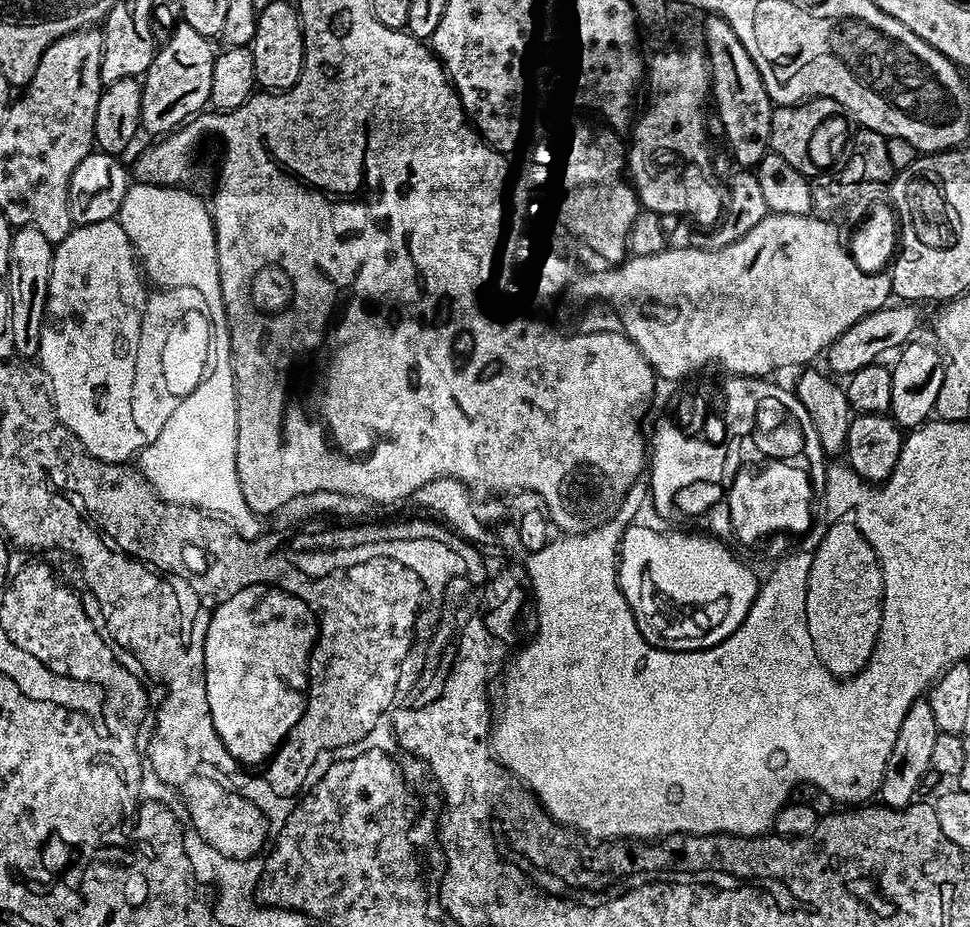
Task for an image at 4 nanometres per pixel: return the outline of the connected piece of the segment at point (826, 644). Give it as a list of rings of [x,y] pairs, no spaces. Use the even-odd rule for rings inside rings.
[[[840,518],[824,532],[804,580],[804,617],[820,664],[831,676],[851,678],[868,664],[882,622],[884,583],[880,560],[851,519]]]

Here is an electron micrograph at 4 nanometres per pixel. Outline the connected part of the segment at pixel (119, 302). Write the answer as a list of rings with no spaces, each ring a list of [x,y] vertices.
[[[119,219],[73,227],[71,234],[55,245],[48,305],[44,307],[44,321],[40,327],[38,363],[44,370],[60,421],[75,434],[91,456],[111,464],[131,461],[142,448],[141,436],[130,410],[130,396],[133,393],[137,333],[145,303],[150,299],[147,290],[146,277]]]

